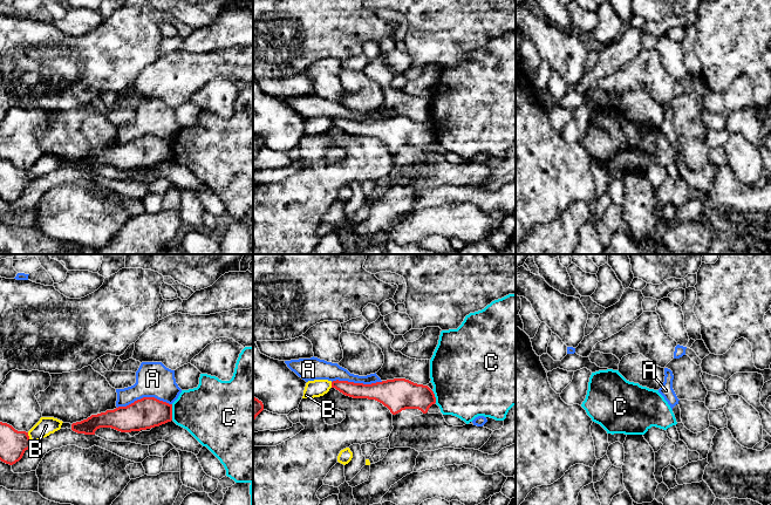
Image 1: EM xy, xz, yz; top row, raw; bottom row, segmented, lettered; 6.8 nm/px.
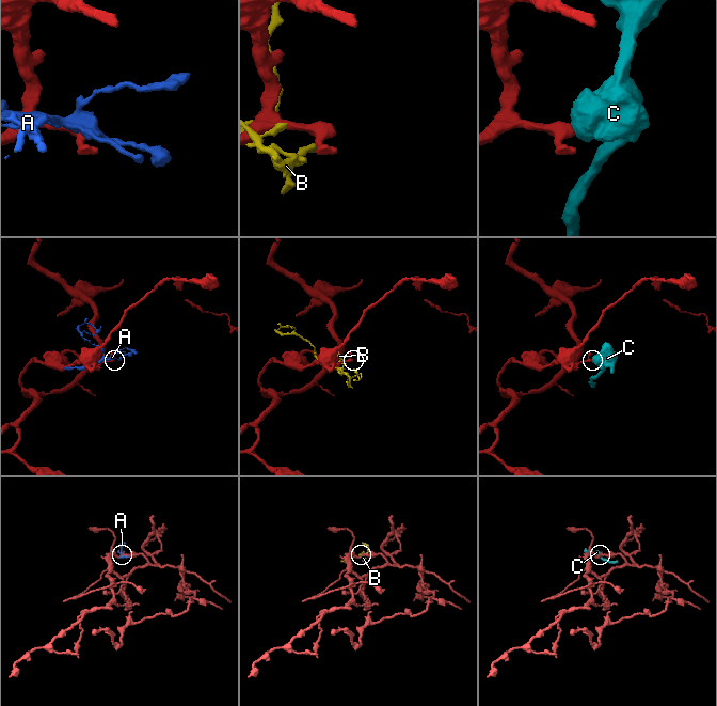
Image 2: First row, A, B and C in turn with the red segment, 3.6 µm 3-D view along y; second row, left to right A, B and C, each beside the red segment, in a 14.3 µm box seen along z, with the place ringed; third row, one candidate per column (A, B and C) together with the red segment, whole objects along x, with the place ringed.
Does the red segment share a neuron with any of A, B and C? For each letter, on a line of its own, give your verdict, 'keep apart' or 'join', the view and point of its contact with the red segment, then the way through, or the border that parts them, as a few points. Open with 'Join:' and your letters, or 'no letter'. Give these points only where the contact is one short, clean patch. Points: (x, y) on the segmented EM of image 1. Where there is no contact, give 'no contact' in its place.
Join: no letter
A: keep apart | xy (144, 397)
B: keep apart | xy (28, 437)
C: keep apart | xy (171, 413) | along xy (171, 404), (172, 420)

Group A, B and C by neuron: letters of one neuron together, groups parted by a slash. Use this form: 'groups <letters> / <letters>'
groups A / B / C

